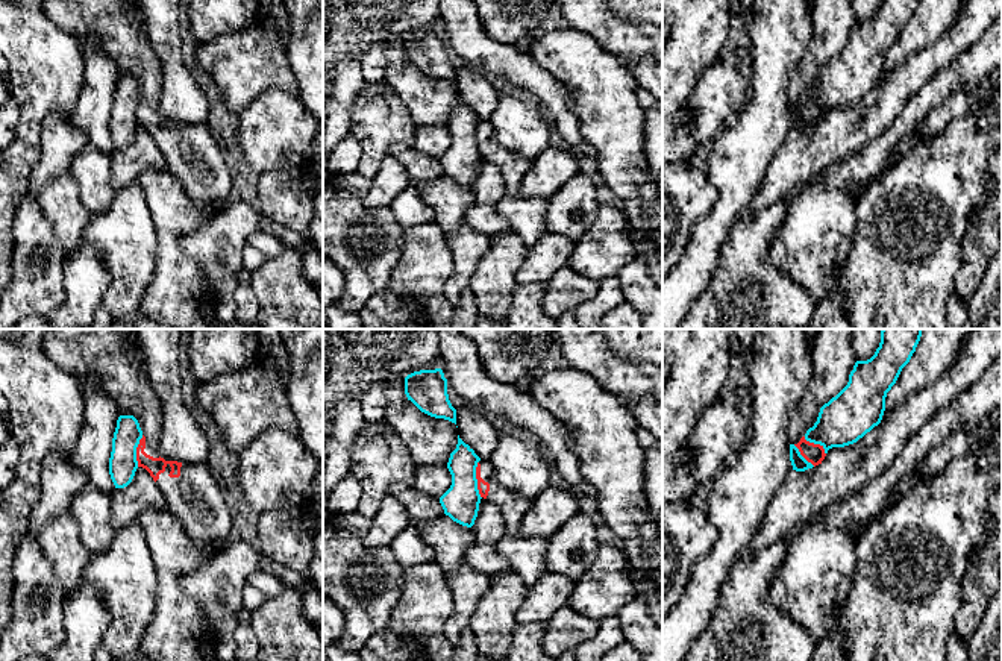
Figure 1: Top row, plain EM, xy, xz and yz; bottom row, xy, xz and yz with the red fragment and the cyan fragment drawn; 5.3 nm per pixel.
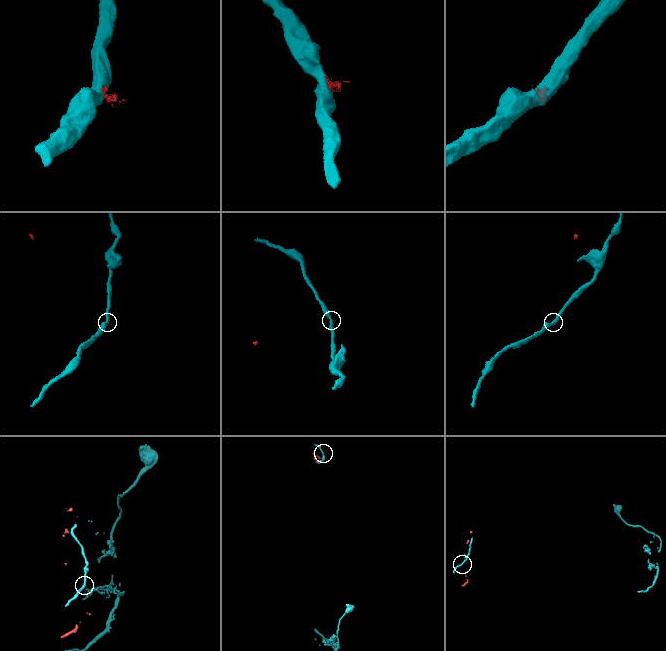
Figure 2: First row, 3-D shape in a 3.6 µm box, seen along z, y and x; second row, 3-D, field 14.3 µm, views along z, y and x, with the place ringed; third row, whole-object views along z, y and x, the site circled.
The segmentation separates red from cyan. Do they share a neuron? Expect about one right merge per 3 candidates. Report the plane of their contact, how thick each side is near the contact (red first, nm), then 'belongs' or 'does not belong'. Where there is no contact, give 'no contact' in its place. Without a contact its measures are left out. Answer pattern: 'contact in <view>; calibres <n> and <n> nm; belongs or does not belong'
contact in xz; calibres 60 and 190 nm; does not belong

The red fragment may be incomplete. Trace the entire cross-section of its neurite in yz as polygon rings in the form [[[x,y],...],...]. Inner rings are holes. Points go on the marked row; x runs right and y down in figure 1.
[[[819,329],[811,358],[813,376],[790,417],[788,438],[800,455],[816,467],[822,464],[826,453],[823,446],[806,441],[805,434],[817,421],[820,408],[849,382],[849,374],[856,362],[853,329]]]

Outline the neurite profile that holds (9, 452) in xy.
[[[11,435],[0,447],[0,490],[6,488],[15,479],[15,467],[20,458],[20,446]]]

